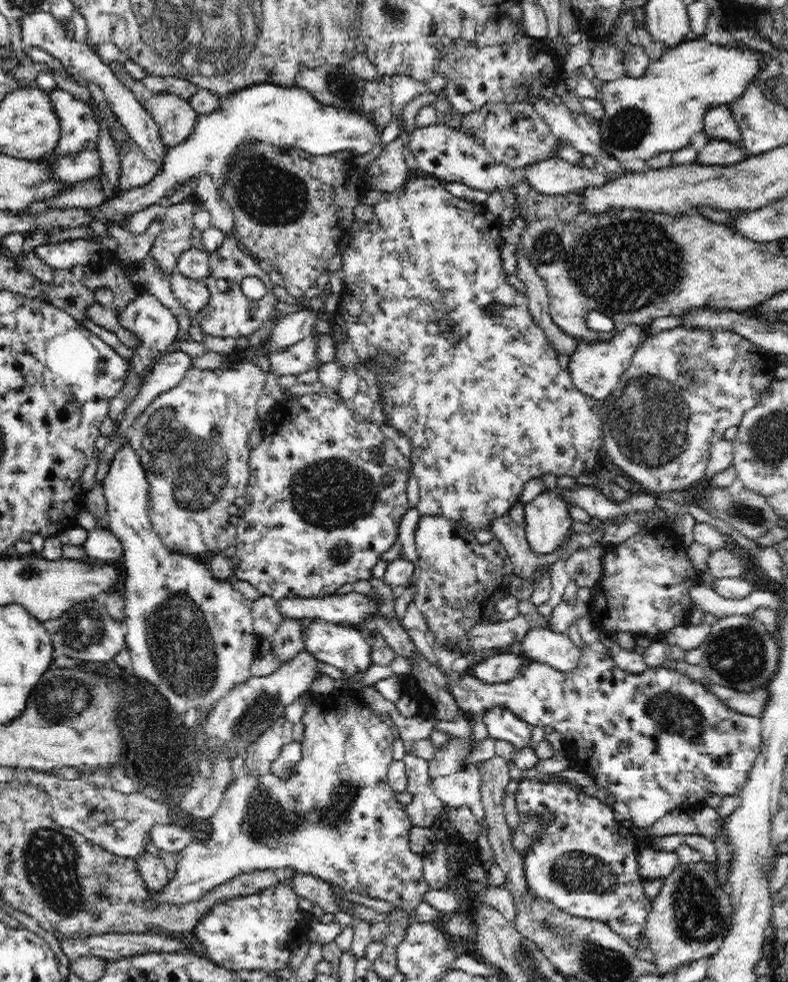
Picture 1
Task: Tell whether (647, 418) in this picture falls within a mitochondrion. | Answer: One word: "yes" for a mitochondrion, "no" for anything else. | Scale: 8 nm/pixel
yes

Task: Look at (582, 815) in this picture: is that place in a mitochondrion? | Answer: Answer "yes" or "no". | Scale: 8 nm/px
no

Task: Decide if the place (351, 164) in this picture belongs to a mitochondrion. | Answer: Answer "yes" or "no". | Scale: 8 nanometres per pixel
no

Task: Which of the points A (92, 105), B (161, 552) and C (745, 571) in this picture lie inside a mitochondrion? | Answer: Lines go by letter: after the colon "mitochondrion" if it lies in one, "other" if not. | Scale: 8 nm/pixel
A: other
B: other
C: other

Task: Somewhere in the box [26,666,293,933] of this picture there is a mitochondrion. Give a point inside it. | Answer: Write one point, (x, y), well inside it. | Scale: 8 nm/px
(61, 714)

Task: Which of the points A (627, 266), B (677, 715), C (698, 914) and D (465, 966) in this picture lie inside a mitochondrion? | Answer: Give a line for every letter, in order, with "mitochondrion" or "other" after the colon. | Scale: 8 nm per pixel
A: mitochondrion
B: mitochondrion
C: mitochondrion
D: other

